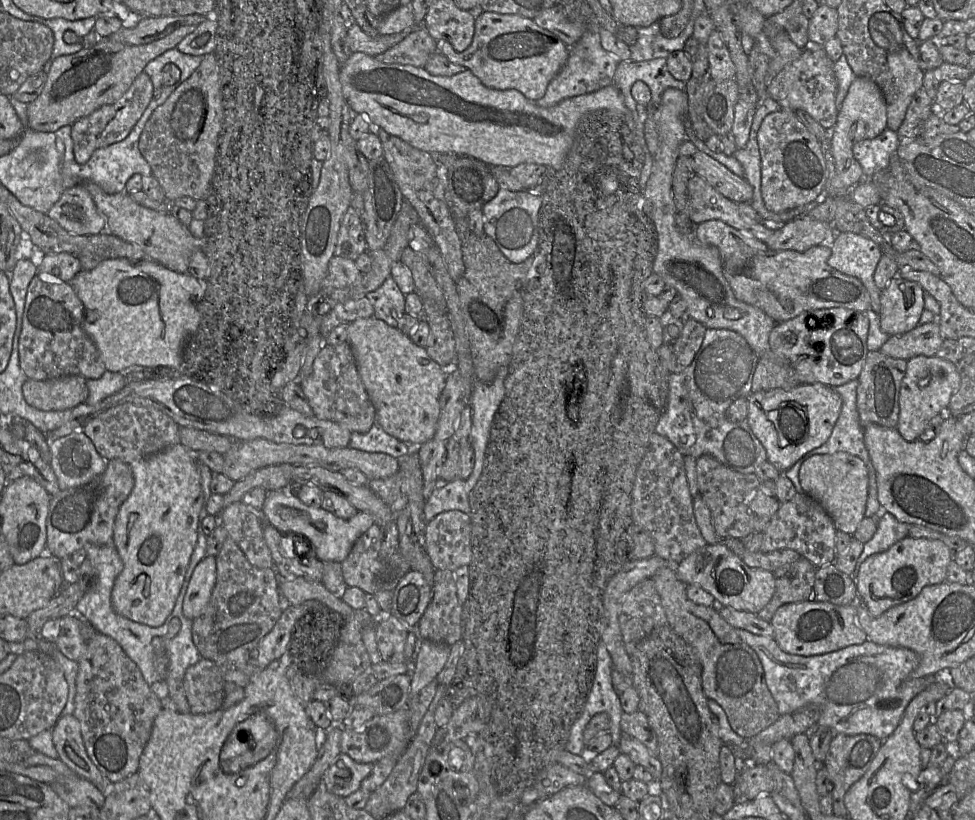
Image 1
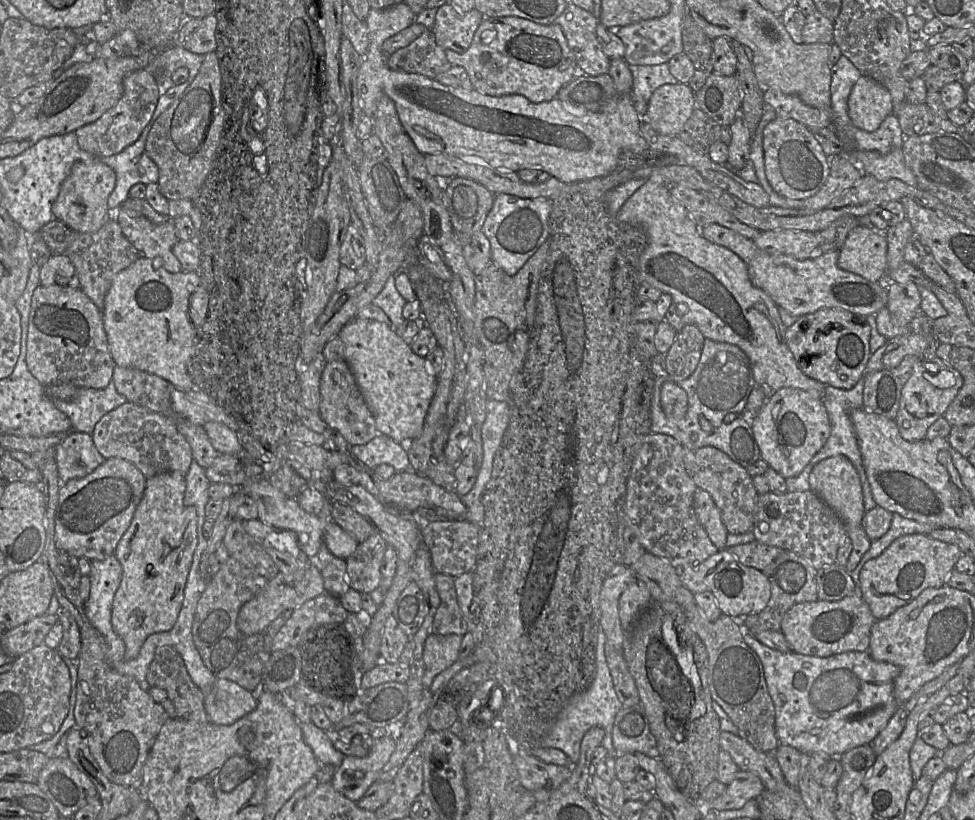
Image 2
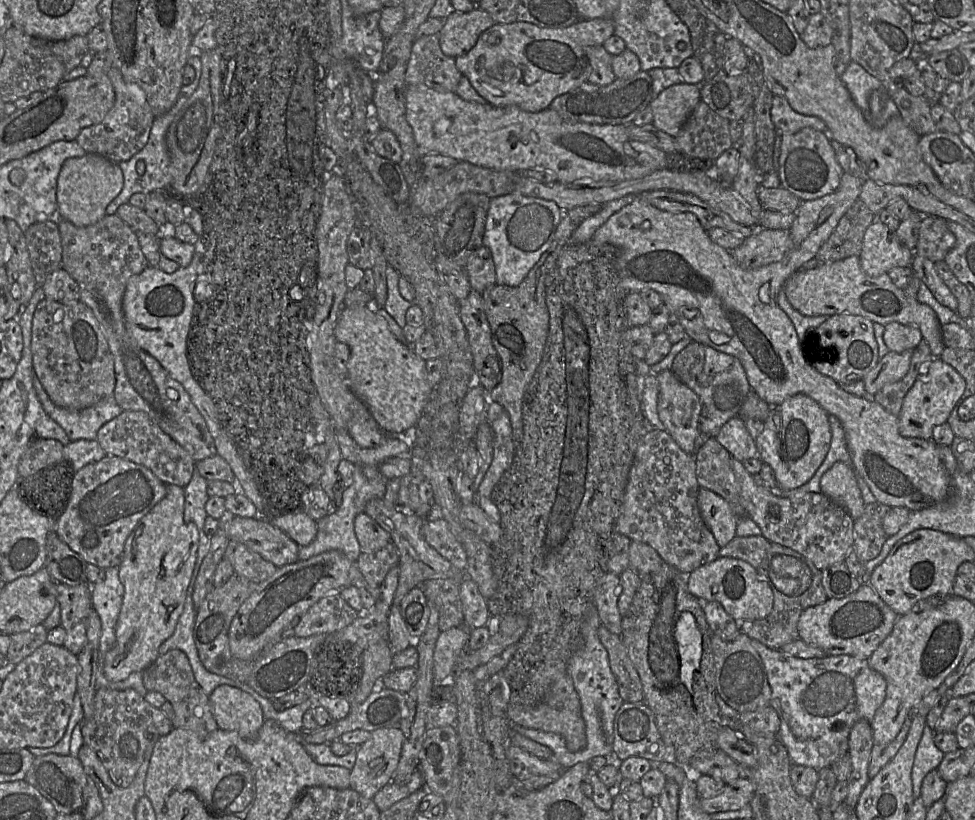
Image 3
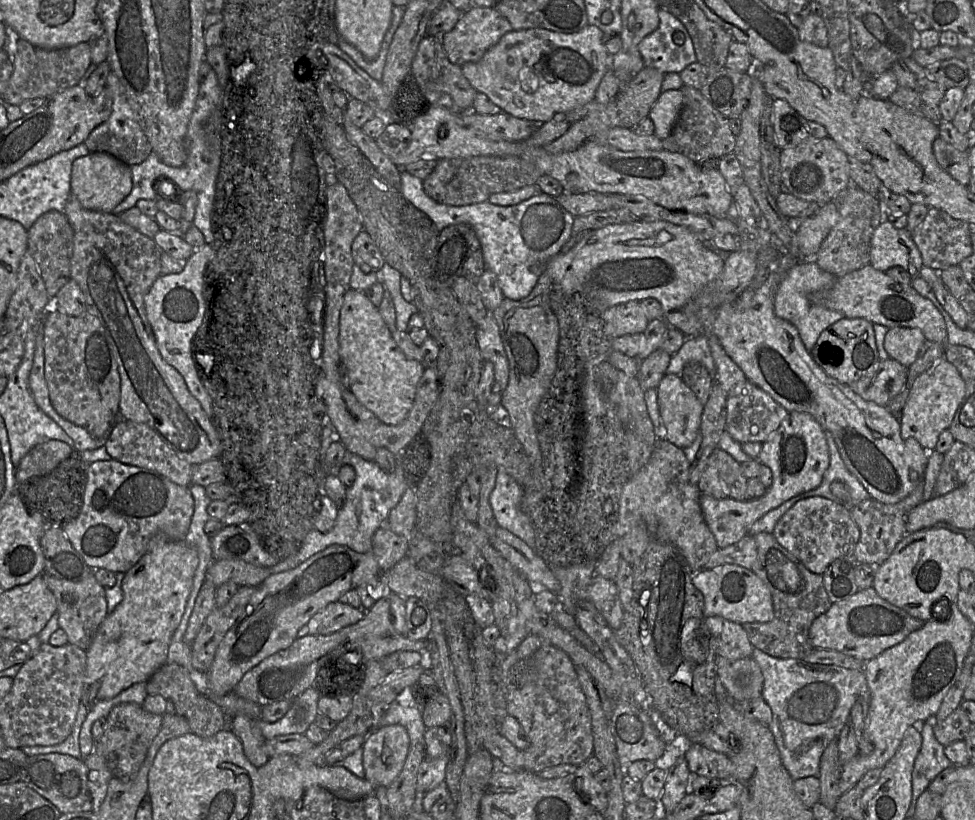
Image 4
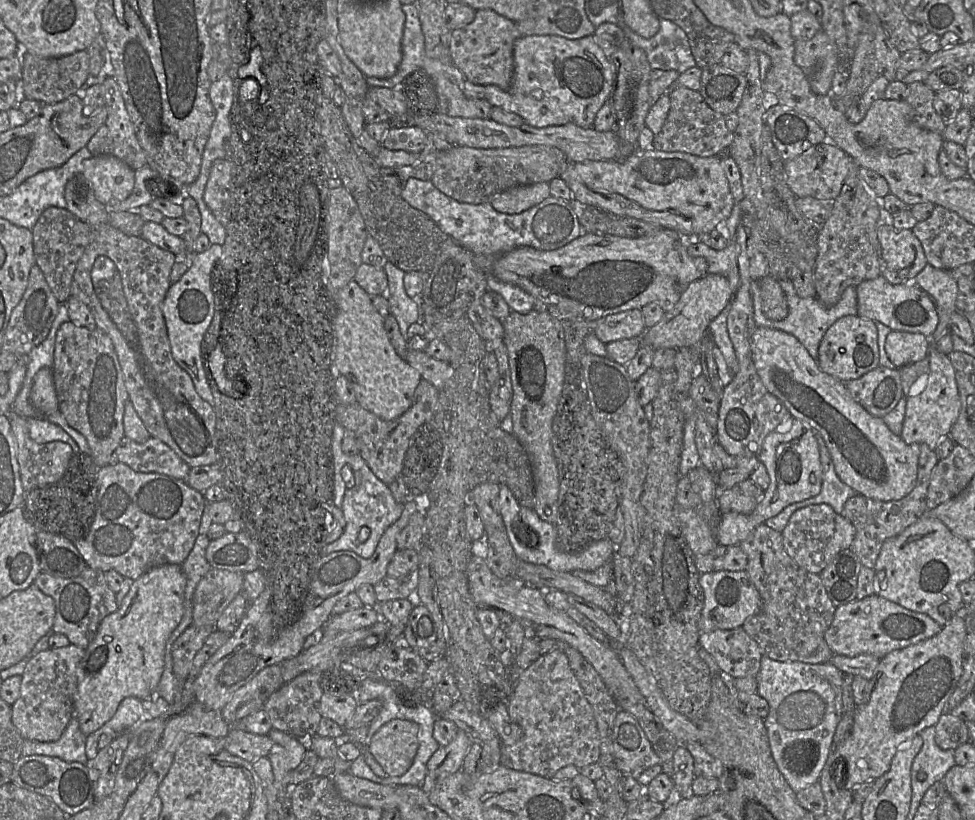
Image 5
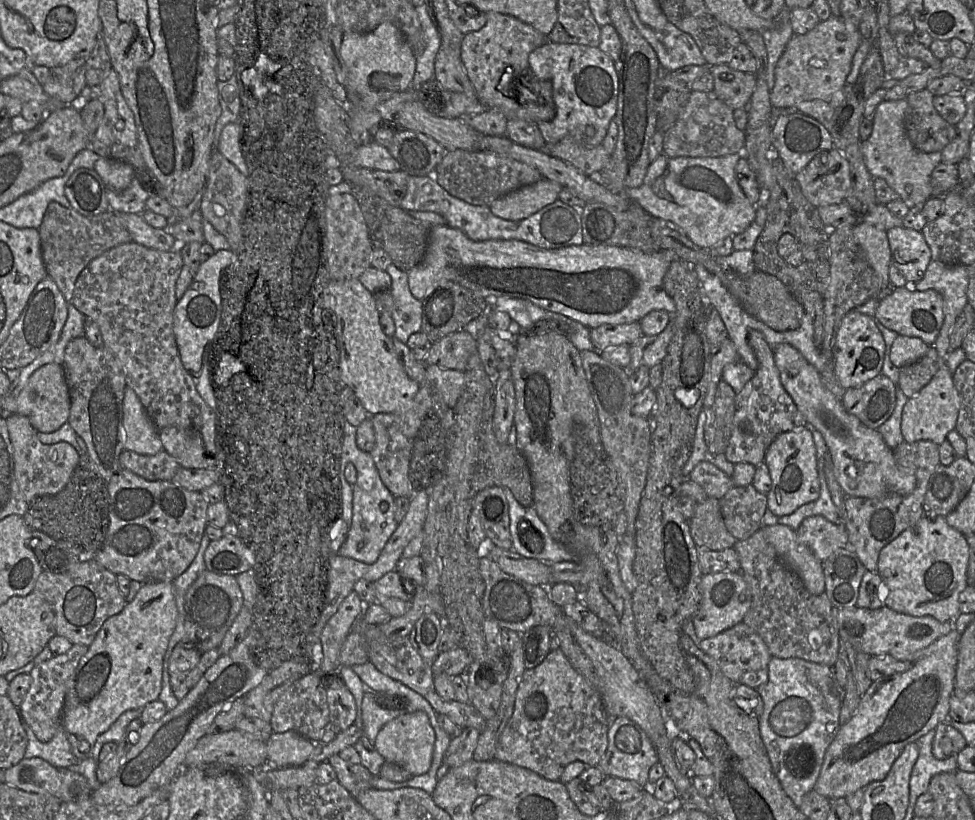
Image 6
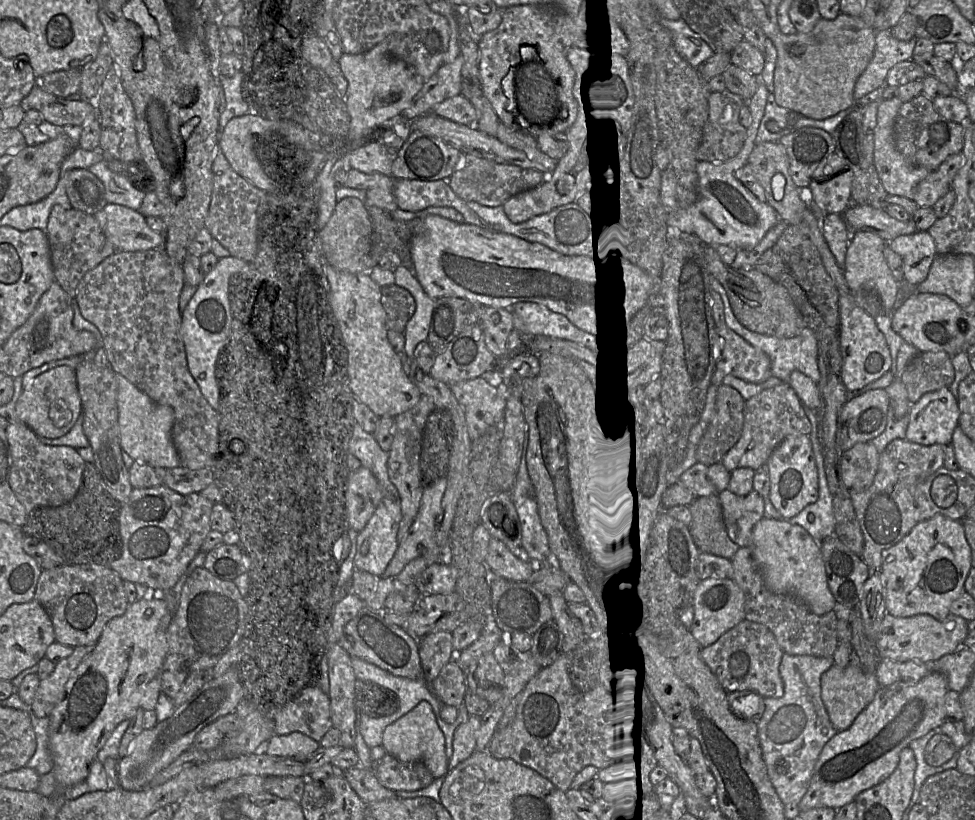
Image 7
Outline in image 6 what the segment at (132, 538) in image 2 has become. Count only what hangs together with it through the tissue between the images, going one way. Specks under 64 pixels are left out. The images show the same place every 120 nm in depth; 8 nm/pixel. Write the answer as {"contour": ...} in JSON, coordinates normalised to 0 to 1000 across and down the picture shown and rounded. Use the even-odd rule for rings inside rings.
{"contour":[[[161,710],[146,712],[138,729],[135,733],[131,734],[122,749],[111,754],[107,759],[104,767],[99,772],[97,779],[90,788],[89,796],[83,802],[80,812],[78,813],[70,830],[64,874],[64,887],[68,891],[75,920],[82,929],[93,923],[94,912],[101,898],[109,893],[125,870],[127,870],[130,866],[145,866],[150,859],[159,855],[163,851],[163,846],[166,839],[167,804],[173,785],[173,779],[181,765],[182,749],[183,744],[177,720],[177,710]]]}

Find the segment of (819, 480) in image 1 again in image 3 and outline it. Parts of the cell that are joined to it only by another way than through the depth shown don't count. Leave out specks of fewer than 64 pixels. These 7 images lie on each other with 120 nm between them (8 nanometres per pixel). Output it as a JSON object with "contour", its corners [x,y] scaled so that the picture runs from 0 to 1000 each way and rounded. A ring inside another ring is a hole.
{"contour":[[[865,563],[855,565],[841,584],[842,600],[875,632],[885,624],[886,612],[874,573]]]}

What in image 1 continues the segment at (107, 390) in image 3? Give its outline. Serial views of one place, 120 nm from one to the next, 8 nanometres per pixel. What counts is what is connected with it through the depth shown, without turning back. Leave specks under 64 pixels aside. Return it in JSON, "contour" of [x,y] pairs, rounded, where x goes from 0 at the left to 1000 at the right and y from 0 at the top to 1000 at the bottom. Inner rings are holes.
{"contour":[[[37,334],[33,339],[28,352],[25,382],[23,387],[23,401],[22,401],[19,417],[18,417],[21,448],[26,455],[26,457],[29,460],[29,462],[49,463],[49,462],[62,461],[66,459],[78,457],[78,459],[83,459],[88,463],[91,463],[91,462],[102,462],[107,456],[107,454],[109,452],[107,441],[103,435],[103,432],[101,429],[98,421],[85,402],[85,399],[84,399],[85,388],[86,388],[85,371],[83,366],[80,363],[80,361],[78,360],[72,345],[64,344],[61,339],[52,334],[42,334],[42,335]]]}

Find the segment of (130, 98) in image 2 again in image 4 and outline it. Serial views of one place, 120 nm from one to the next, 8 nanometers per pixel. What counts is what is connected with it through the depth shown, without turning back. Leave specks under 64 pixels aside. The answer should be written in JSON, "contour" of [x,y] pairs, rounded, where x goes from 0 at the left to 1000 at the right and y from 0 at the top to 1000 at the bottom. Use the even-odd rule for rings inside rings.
{"contour":[[[114,87],[110,94],[110,106],[116,121],[114,140],[92,162],[86,176],[92,187],[110,187],[131,202],[145,200],[156,185],[155,177],[132,127],[127,106]]]}

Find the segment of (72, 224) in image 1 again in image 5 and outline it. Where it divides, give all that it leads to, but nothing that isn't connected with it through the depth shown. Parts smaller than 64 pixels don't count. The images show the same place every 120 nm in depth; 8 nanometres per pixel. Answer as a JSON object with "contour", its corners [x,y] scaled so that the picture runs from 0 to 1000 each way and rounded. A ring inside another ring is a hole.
{"contour":[[[95,190],[86,195],[85,213],[93,224],[99,244],[108,250],[130,243],[137,230],[138,207],[116,190]]]}

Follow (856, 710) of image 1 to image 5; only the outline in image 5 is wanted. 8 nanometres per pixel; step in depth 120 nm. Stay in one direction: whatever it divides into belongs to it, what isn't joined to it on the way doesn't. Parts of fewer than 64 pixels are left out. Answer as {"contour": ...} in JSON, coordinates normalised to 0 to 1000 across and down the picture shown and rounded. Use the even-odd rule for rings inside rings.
{"contour":[[[783,799],[775,827],[777,832],[776,846],[789,859],[789,870],[784,877],[784,883],[792,922],[809,959],[815,967],[818,967],[836,954],[840,954],[842,941],[852,917],[856,890],[865,874],[866,822],[852,809],[801,807]]]}

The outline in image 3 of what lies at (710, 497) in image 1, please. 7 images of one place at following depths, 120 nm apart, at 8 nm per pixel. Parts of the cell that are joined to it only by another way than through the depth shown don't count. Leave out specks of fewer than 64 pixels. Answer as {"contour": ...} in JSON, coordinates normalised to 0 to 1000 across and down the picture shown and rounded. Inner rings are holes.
{"contour":[[[728,533],[717,544],[712,560],[717,593],[744,609],[757,630],[767,629],[760,616],[758,593],[750,570],[751,555]]]}

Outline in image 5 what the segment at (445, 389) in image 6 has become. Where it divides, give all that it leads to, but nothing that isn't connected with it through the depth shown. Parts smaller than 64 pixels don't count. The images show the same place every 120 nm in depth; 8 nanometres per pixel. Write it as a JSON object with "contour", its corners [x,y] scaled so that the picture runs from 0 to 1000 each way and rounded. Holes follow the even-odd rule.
{"contour":[[[421,427],[416,439],[430,452],[434,462],[443,467],[450,476],[465,456],[461,443],[442,435],[437,428]]]}

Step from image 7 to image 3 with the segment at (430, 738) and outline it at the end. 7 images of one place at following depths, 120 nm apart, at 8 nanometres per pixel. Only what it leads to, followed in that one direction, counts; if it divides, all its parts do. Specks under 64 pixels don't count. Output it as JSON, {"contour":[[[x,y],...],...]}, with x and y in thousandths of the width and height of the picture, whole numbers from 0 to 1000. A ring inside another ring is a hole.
{"contour":[[[408,883],[406,887],[381,893],[378,901],[367,913],[364,933],[359,939],[359,962],[376,974],[383,974],[391,961],[402,954],[411,923],[413,905],[414,896]]]}

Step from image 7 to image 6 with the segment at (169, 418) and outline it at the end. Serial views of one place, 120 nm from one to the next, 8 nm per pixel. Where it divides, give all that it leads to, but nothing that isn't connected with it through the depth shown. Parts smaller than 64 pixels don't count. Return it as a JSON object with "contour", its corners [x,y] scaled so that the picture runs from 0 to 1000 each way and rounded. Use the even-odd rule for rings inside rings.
{"contour":[[[131,471],[127,477],[125,515],[127,548],[146,555],[159,555],[167,549],[160,522],[141,480]]]}

